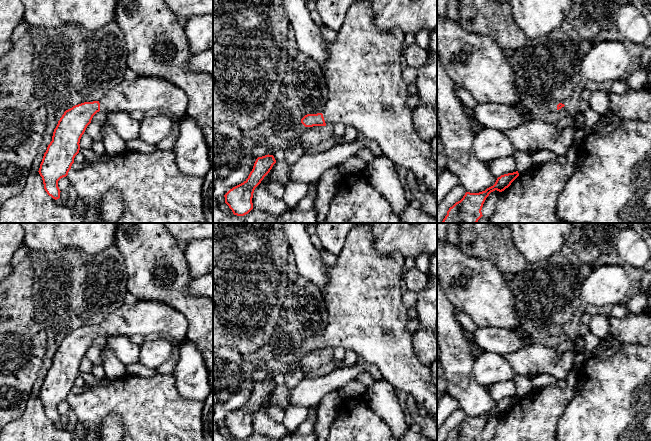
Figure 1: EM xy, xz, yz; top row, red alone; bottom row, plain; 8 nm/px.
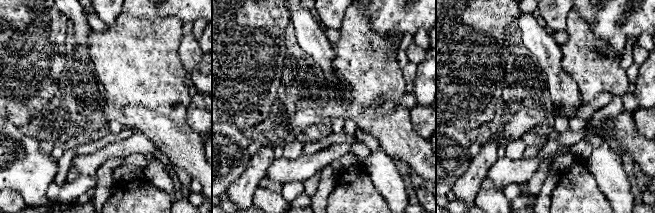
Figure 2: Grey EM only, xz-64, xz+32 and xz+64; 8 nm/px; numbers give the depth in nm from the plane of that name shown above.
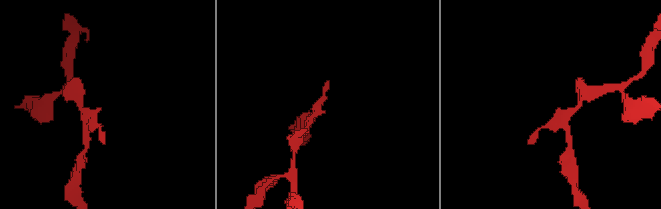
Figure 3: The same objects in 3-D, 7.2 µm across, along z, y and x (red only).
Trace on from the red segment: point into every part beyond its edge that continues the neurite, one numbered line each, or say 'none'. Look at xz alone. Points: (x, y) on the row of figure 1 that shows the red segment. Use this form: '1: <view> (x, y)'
1: xz (363, 72)

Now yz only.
1: yz (552, 105)

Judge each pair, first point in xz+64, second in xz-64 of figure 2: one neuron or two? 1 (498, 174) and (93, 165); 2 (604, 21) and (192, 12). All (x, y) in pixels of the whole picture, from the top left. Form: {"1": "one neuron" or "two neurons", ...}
{"1": "one neuron", "2": "one neuron"}

